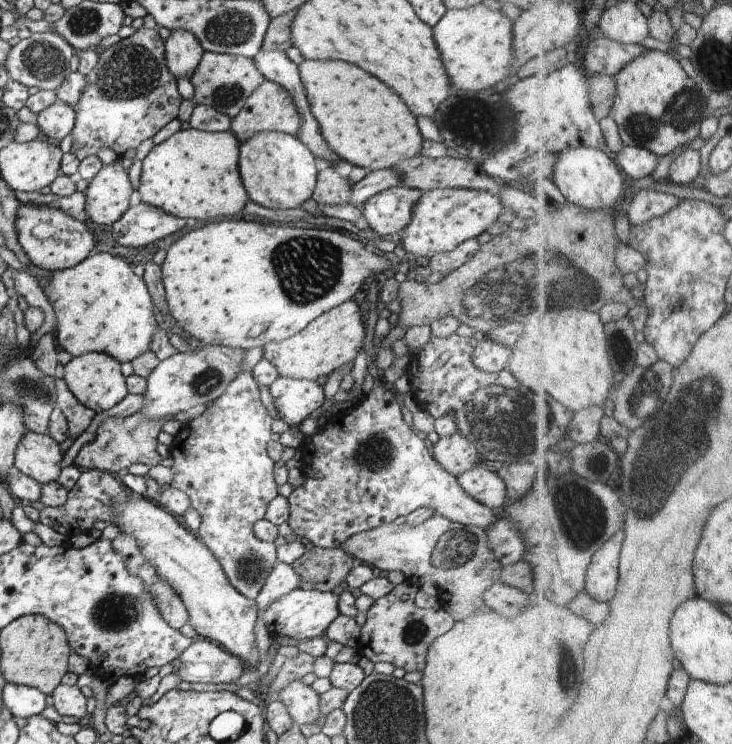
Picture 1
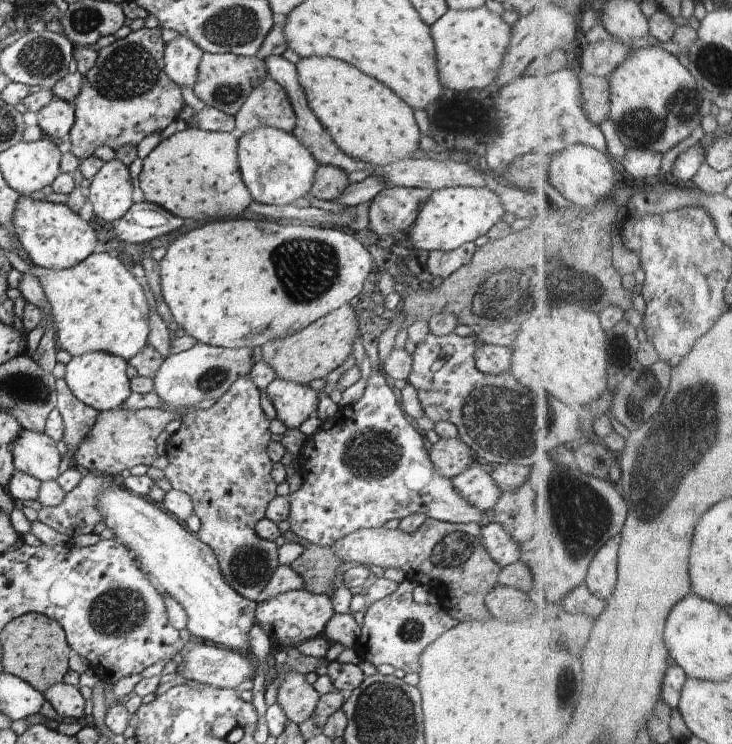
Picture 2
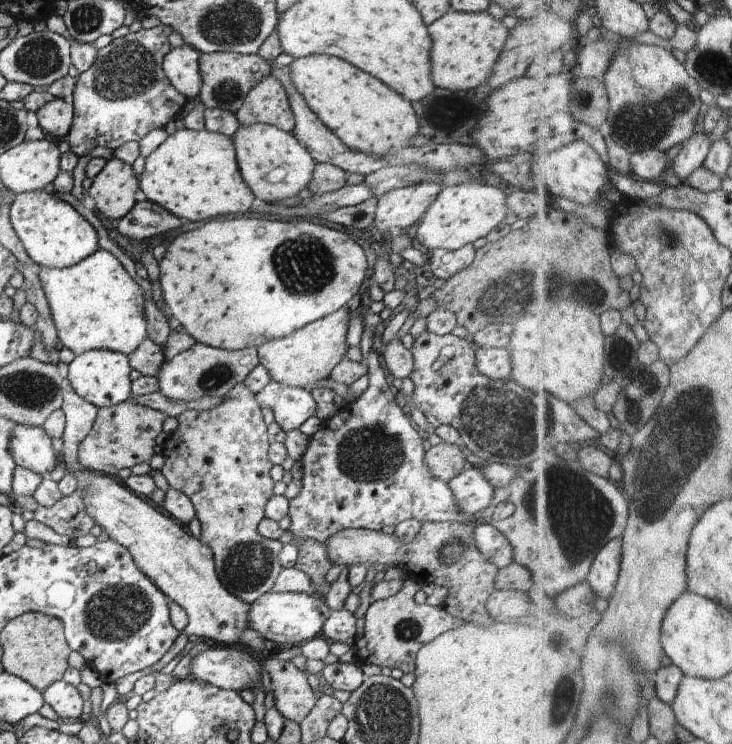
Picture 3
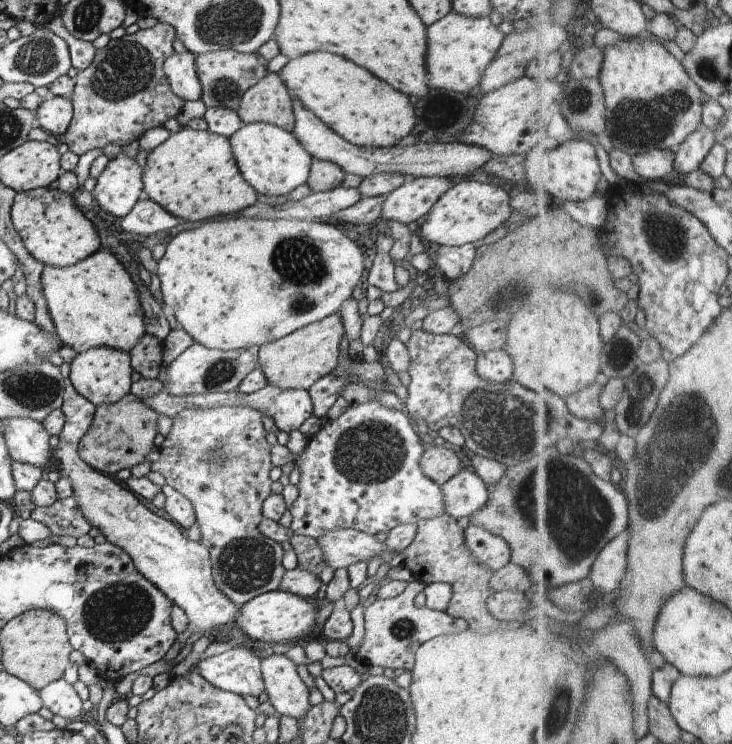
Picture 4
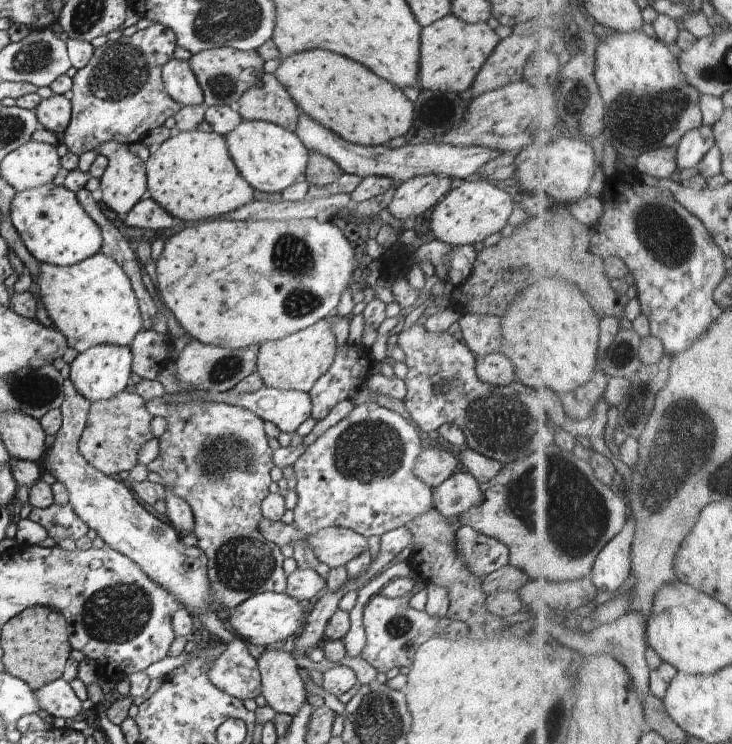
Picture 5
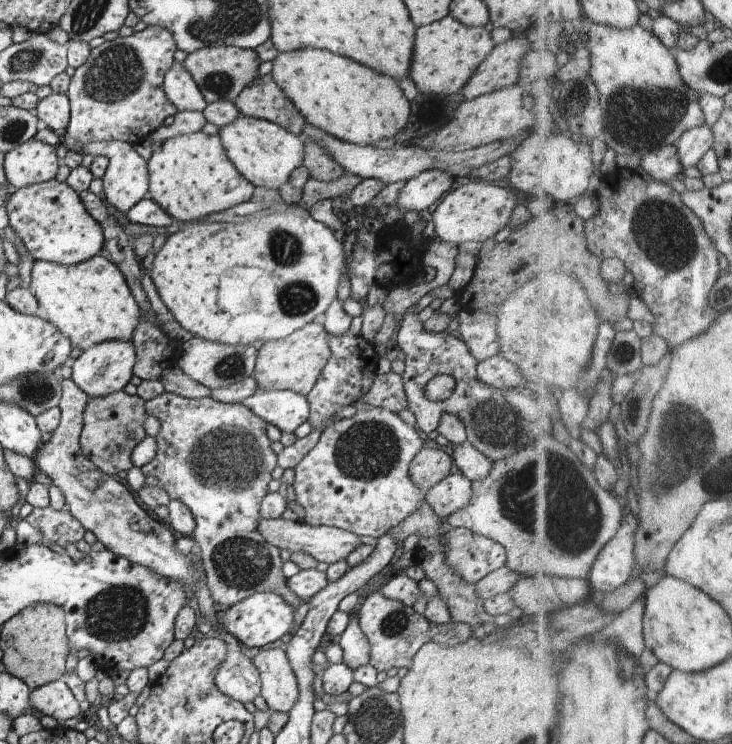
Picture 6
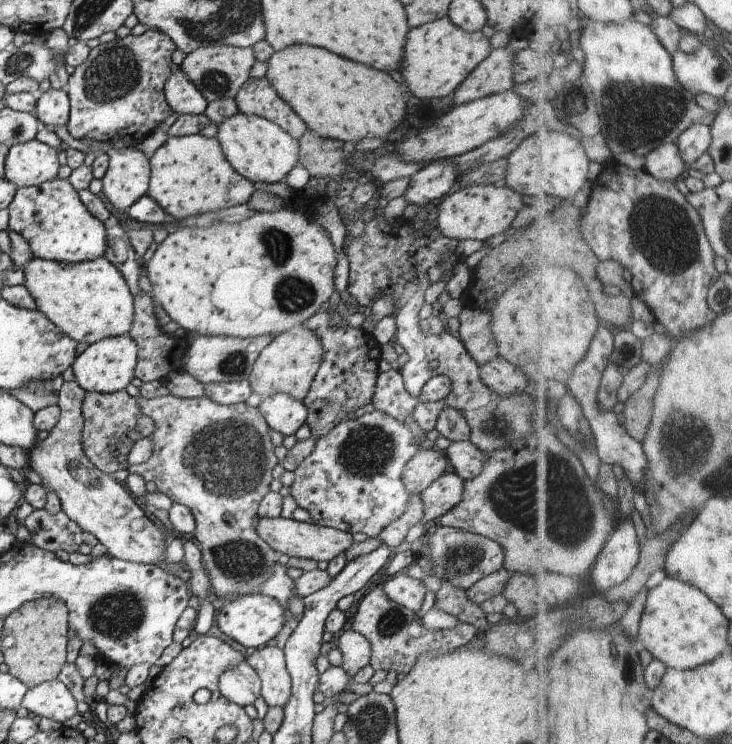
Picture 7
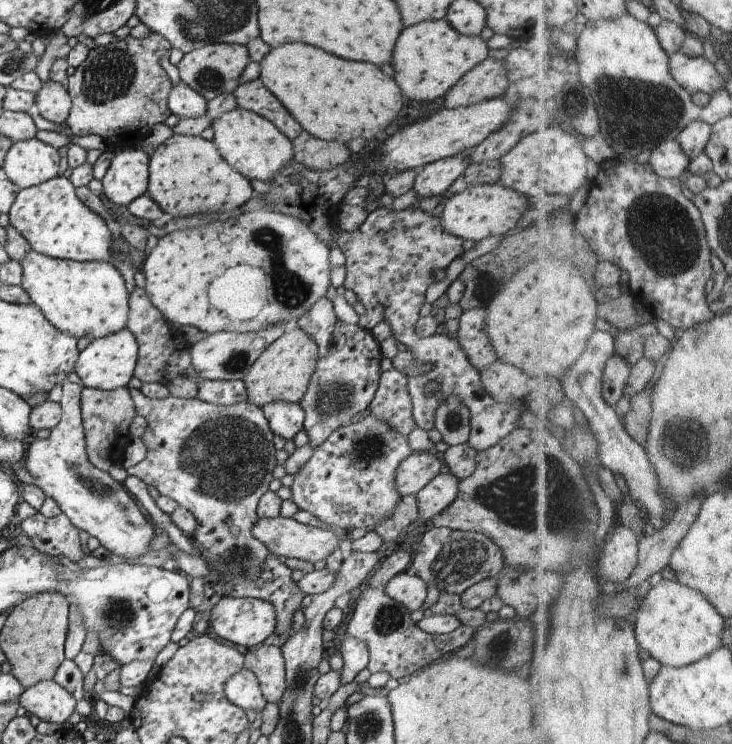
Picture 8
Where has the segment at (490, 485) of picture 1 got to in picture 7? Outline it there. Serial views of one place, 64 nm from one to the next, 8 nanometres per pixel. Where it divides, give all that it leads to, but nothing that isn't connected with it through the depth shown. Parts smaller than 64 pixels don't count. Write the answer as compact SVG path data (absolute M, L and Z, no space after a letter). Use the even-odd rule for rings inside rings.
M450 469L424 489L417 497L423 502L424 521L431 525L453 509L463 499L464 485L465 480Z

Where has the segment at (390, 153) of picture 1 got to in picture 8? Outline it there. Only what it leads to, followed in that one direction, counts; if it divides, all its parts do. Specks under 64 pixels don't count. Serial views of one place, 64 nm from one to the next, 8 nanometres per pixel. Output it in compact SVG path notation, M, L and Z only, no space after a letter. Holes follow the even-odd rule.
M289 42L270 49L259 62L262 84L290 111L309 135L323 141L347 143L353 138L376 137L388 126L402 108L402 91L390 76L386 76L378 66L368 62L348 62L336 58L320 47L308 46L302 42Z

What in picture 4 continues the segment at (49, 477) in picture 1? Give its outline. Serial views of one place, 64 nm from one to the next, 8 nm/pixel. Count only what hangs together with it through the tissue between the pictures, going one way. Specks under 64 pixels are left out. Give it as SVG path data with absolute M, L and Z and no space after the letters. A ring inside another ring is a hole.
M10 417L4 420L5 441L14 461L31 464L42 470L50 469L50 436L44 425L31 418Z

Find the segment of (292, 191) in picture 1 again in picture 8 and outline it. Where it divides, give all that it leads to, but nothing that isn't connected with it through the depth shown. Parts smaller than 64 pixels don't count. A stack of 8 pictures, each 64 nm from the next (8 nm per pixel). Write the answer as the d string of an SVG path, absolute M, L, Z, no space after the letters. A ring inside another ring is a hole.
M236 107L234 110L215 118L211 122L213 140L220 154L234 170L248 180L268 182L276 176L293 158L292 141L282 134L273 122L255 112Z

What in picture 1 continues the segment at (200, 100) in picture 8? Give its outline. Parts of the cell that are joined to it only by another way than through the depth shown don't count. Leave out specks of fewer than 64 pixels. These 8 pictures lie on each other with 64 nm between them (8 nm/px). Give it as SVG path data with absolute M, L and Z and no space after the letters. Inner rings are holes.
M172 31L165 41L166 66L177 80L179 78L191 80L203 52L198 39L188 31Z

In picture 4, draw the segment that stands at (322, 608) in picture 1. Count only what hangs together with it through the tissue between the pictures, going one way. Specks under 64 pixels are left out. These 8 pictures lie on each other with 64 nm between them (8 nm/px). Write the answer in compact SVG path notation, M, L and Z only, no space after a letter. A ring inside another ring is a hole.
M268 591L255 596L239 607L235 622L237 629L253 641L274 644L274 642L287 643L289 640L301 638L301 643L303 643L317 625L317 607L288 591Z

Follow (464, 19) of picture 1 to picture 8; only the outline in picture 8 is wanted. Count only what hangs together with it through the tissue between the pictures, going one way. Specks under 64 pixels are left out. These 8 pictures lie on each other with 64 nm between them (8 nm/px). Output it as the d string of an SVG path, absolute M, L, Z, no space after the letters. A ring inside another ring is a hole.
M445 18L404 27L395 46L392 54L394 80L400 86L403 96L418 102L434 102L444 97L464 74L488 58L486 42L480 36L467 37L460 34Z

